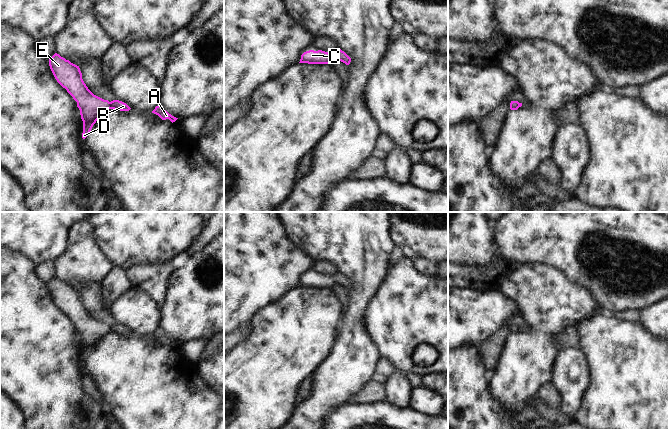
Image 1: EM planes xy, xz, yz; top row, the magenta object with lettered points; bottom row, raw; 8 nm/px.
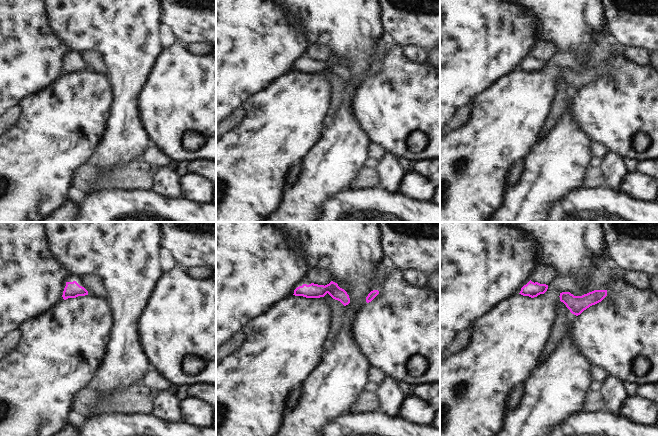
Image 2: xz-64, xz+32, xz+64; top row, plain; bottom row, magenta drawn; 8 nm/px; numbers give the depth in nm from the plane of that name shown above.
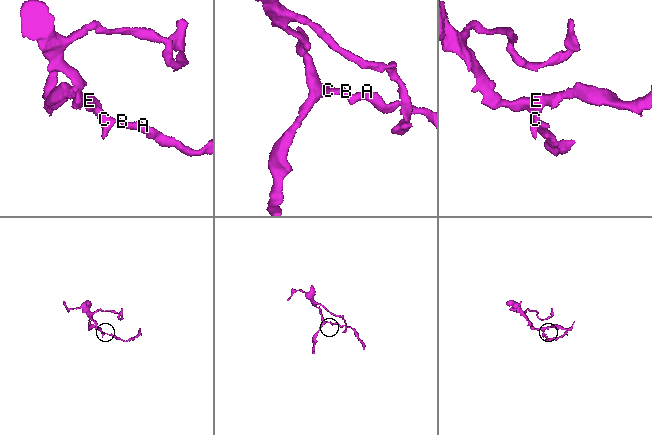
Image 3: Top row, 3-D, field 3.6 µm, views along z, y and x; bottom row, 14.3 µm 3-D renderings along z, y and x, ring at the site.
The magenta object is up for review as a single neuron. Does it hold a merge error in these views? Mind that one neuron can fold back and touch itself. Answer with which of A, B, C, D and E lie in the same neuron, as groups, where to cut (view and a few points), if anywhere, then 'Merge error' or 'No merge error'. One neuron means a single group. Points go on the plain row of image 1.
Groups: A B C D E. No split. No merge error.

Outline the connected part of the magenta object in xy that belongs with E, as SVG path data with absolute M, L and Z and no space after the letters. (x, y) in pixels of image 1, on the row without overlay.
M55 277L49 283L49 290L57 306L77 326L83 345L83 363L87 361L93 349L107 334L129 335L131 333L122 325L113 324L109 326L94 319L84 307L79 290L59 278Z

